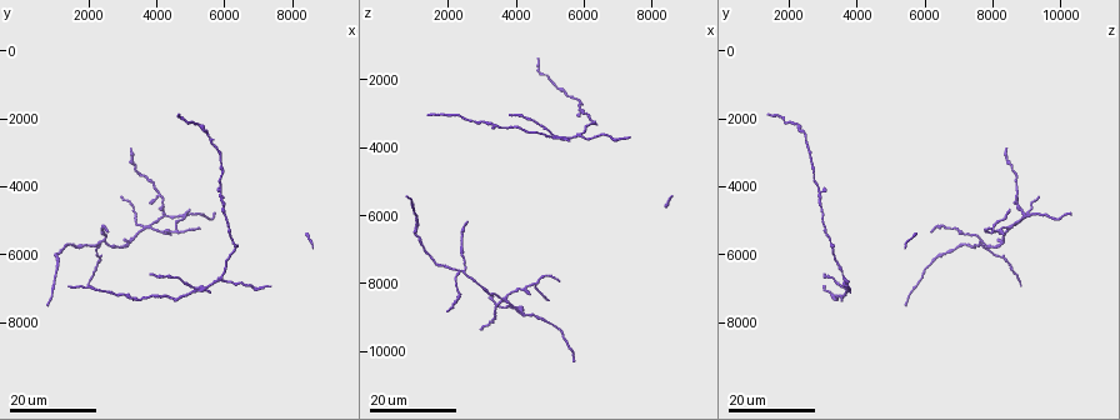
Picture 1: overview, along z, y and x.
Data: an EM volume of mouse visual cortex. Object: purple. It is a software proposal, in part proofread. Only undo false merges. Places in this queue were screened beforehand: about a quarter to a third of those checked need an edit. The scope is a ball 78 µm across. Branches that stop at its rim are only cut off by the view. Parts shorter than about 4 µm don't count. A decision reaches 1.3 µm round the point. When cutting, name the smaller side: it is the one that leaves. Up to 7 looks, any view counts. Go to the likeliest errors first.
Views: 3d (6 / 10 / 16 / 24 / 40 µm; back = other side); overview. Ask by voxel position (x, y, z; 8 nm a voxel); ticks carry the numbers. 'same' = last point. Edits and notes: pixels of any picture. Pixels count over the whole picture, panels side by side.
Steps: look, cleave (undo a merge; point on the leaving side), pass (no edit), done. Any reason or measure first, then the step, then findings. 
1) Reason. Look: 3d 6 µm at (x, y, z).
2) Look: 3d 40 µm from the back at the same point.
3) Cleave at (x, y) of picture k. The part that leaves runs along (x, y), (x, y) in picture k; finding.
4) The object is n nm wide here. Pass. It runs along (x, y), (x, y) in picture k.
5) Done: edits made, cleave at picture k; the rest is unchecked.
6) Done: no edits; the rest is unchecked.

Four arms meet. Look: 3d 16 µm at (3800, 5200, 8500).

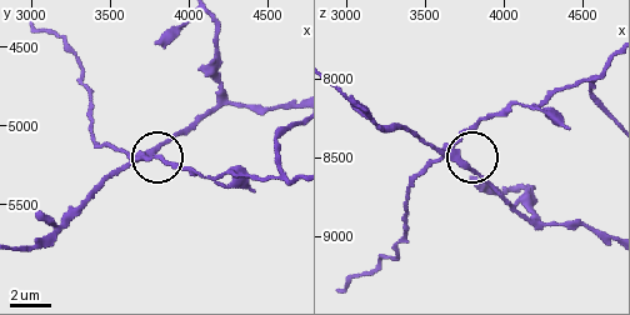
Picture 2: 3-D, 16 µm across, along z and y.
Look: 3d 10 µm at (3680, 5200, 8420).

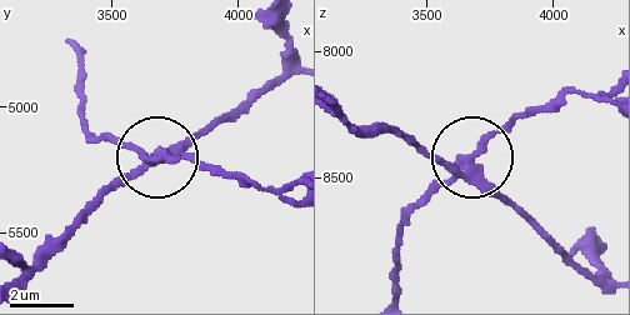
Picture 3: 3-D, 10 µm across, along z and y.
Cleave at (114, 138) of picture 3. The part that leaves runs along (151, 160), (189, 160), (269, 191), (294, 186) in picture 3; two neurons meet here.

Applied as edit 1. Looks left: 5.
Thin arm on a thick one. Look: 3d 16 µm at (2300, 5700, 7700).

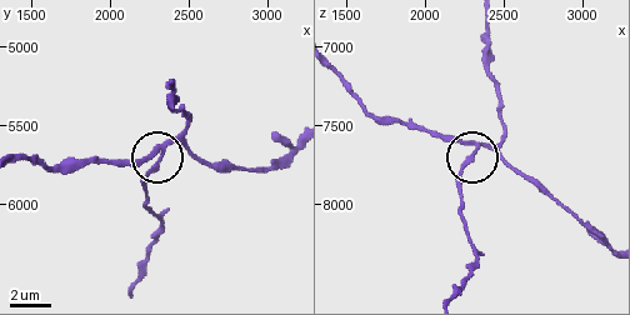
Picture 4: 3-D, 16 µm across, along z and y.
Zoom in. Look: 3d 6 µm at (2320, 5680, 7640).

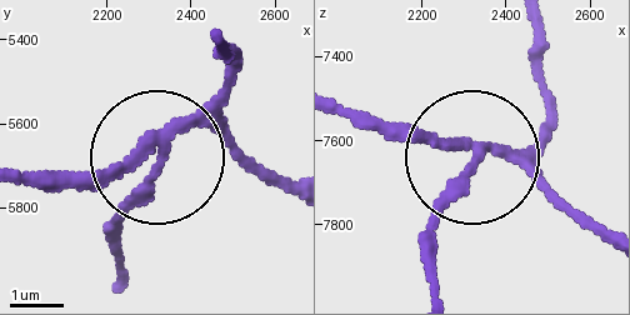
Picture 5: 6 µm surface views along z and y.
3 arms meet here. Cleave at (126, 198) of picture 5. A second neuron is stuck on.

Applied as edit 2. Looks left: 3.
Look: overview.

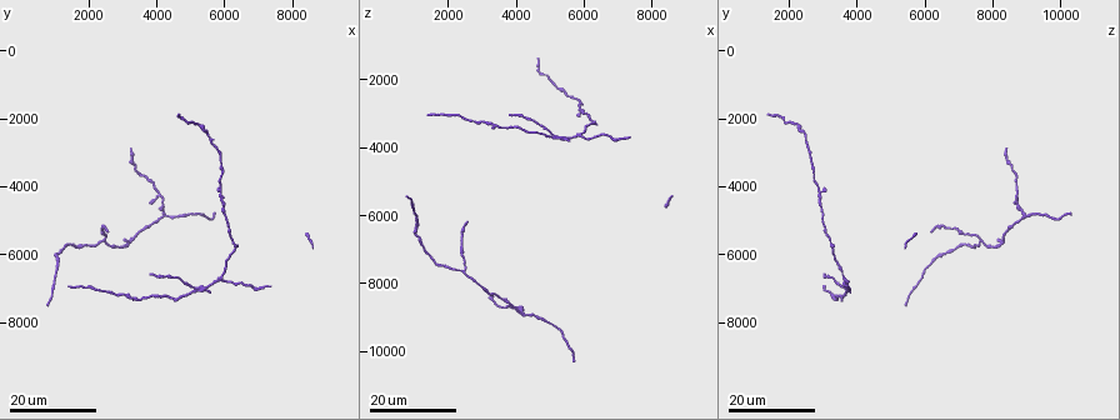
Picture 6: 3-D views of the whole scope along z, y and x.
Thin arm on a thick one. Look: 3d 16 µm at (5900, 6800, 3700).

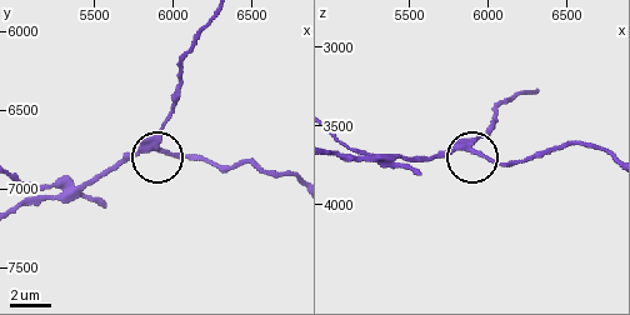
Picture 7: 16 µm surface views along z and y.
Look: 3d 6 µm at (5900, 6720, 3620).

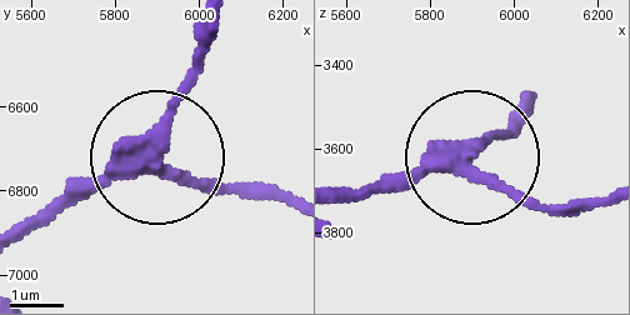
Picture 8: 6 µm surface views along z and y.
3 arms meet here. Pass. It runs along (30, 230), (151, 159), (254, 195) in picture 8; one neuron here.

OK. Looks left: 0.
Done: edits made, cleave at picture 3, cleave at picture 5; the rest is unchecked.

